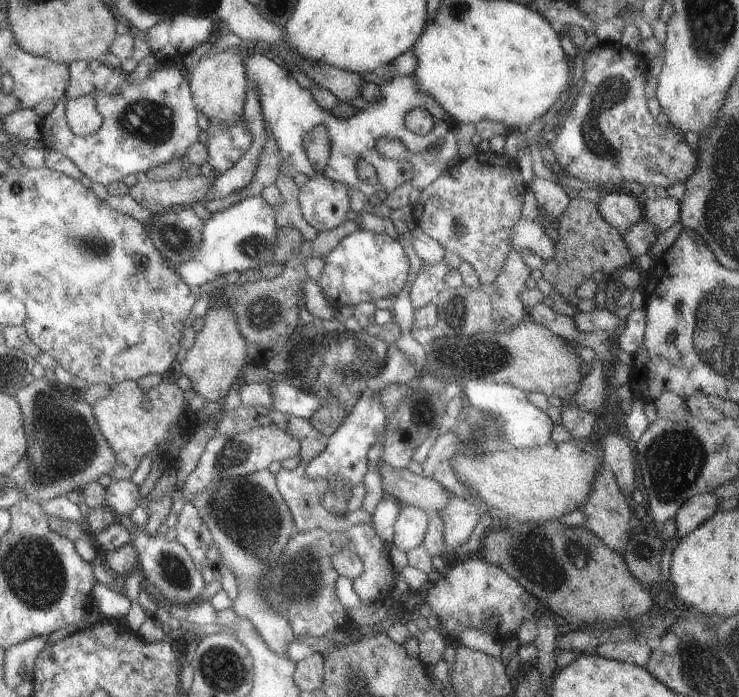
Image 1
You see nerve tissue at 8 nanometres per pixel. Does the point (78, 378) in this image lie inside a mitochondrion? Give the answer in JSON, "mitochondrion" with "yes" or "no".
{"mitochondrion":"no"}

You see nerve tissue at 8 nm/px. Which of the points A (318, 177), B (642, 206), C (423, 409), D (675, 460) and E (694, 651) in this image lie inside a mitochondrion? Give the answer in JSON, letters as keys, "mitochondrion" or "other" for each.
{"A":"other","B":"other","C":"mitochondrion","D":"mitochondrion","E":"mitochondrion"}

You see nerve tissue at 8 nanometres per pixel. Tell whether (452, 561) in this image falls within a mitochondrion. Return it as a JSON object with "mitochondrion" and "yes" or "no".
{"mitochondrion":"no"}

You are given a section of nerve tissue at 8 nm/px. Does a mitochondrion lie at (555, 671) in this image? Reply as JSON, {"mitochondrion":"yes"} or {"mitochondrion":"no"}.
{"mitochondrion":"no"}

